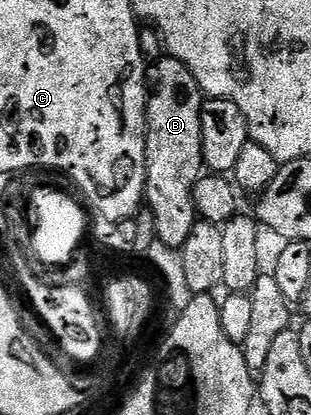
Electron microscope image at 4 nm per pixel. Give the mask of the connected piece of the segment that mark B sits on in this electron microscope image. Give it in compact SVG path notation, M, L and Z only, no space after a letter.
M162 56L152 63L147 70L147 101L145 104L145 202L147 210L153 213L153 226L157 229L155 238L163 241L165 245L169 245L173 250L180 251L181 245L187 240L187 236L191 236L191 228L195 228L195 224L199 220L197 206L193 202L193 185L203 176L203 124L201 123L201 105L205 102L206 95L202 94L199 84L195 80L195 76L191 76L191 72L187 68L187 64L183 64L177 58Z

